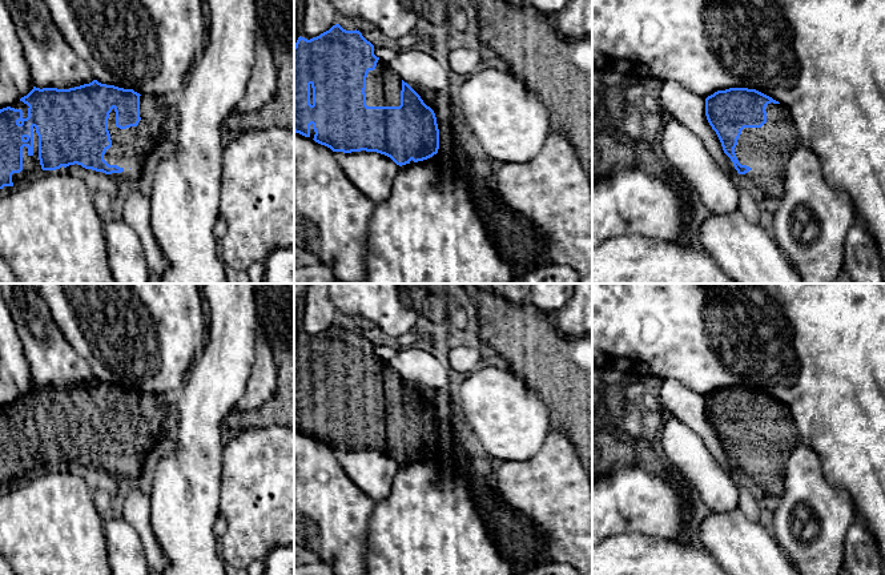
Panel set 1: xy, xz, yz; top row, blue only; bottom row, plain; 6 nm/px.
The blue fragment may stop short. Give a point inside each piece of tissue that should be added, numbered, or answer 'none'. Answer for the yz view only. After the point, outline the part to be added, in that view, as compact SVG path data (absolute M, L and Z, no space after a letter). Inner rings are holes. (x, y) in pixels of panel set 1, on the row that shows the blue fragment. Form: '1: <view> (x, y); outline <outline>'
1: yz (767, 149); outline M768 104L765 108L767 122L761 128L744 128L735 148L736 157L741 165L751 170L743 176L751 178L760 192L775 200L781 200L784 194L785 165L800 141L793 117L783 104Z

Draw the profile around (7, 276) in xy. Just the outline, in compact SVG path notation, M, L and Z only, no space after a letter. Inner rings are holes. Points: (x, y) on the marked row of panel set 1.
M0 257L0 284L19 284L7 261Z

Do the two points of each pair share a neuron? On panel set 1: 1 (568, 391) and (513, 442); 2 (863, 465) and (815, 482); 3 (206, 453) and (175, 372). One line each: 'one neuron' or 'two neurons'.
1: two neurons
2: two neurons
3: two neurons

